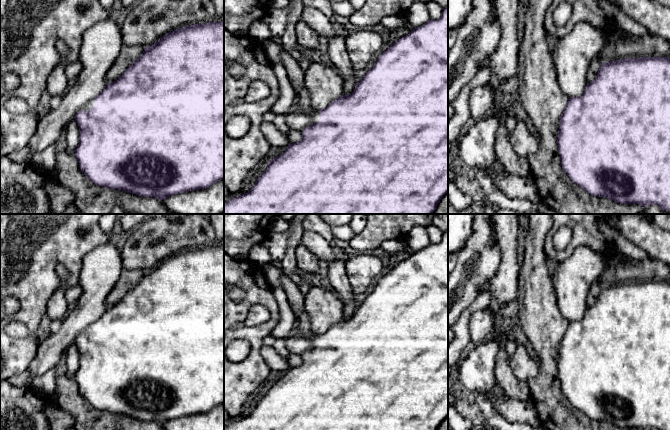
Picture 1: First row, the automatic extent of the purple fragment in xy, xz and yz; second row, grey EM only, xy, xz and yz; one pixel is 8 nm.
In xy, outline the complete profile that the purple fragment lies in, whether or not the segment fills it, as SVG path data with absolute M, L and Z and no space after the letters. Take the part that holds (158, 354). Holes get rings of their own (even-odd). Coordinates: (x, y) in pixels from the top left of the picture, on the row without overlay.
M224 244L183 250L167 257L156 267L144 272L141 280L114 306L84 329L76 338L80 362L75 373L81 395L95 409L123 414L142 421L164 424L172 419L204 413L224 402Z

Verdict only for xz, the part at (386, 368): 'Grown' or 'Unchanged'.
Grown

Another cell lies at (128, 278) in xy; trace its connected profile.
M123 268L118 282L106 297L107 307L116 305L141 280L143 275L144 272L140 269L127 270Z

